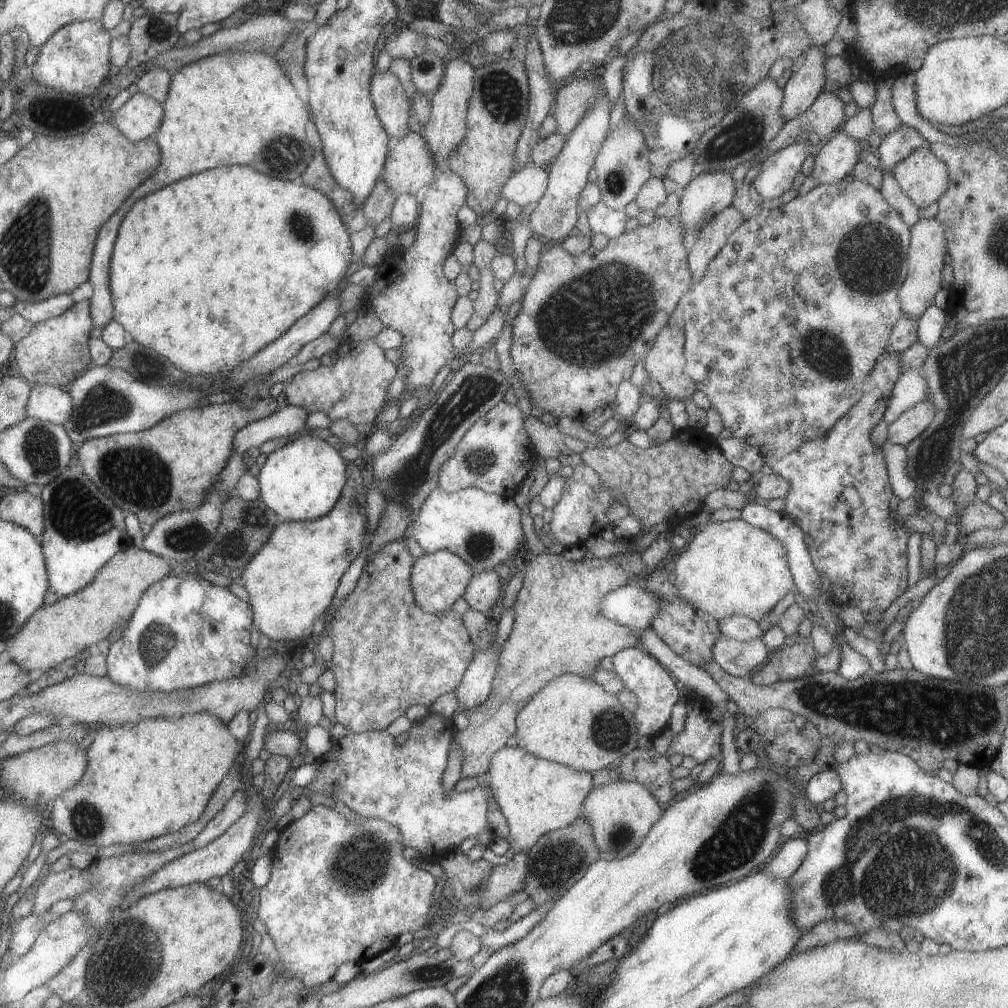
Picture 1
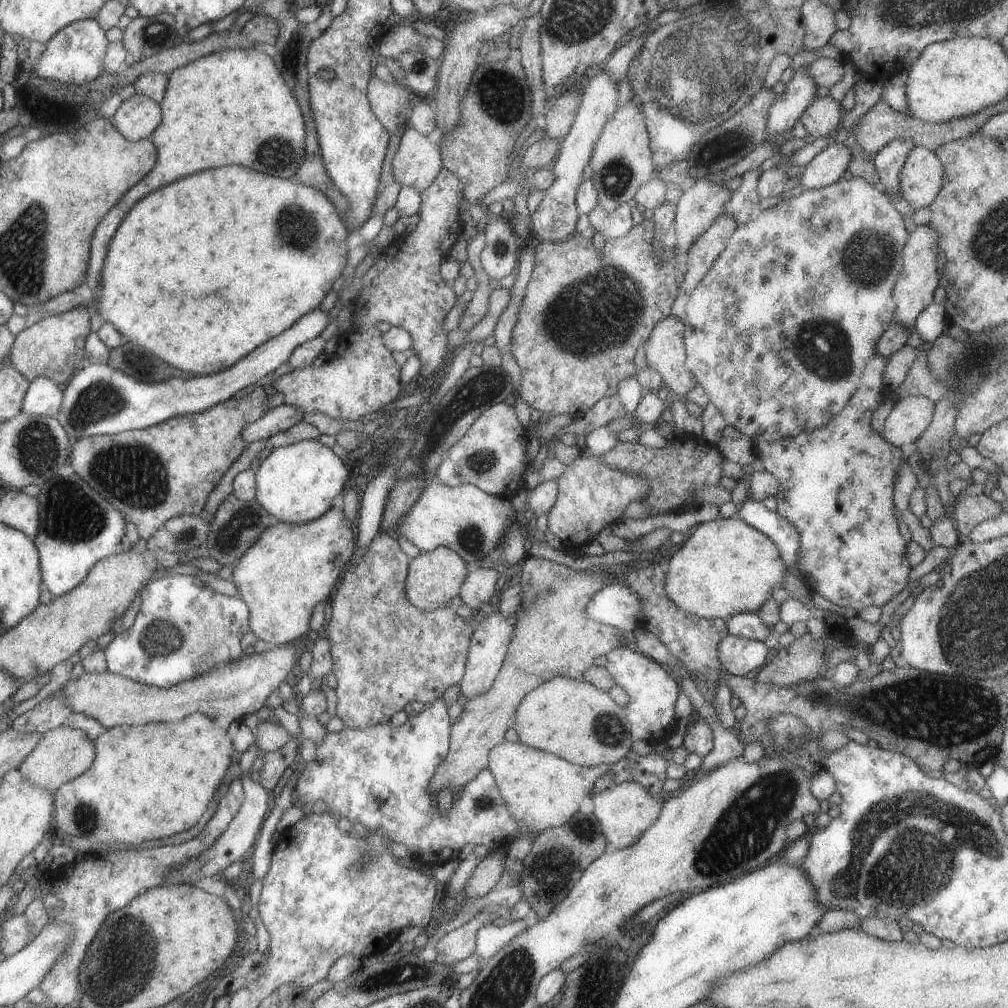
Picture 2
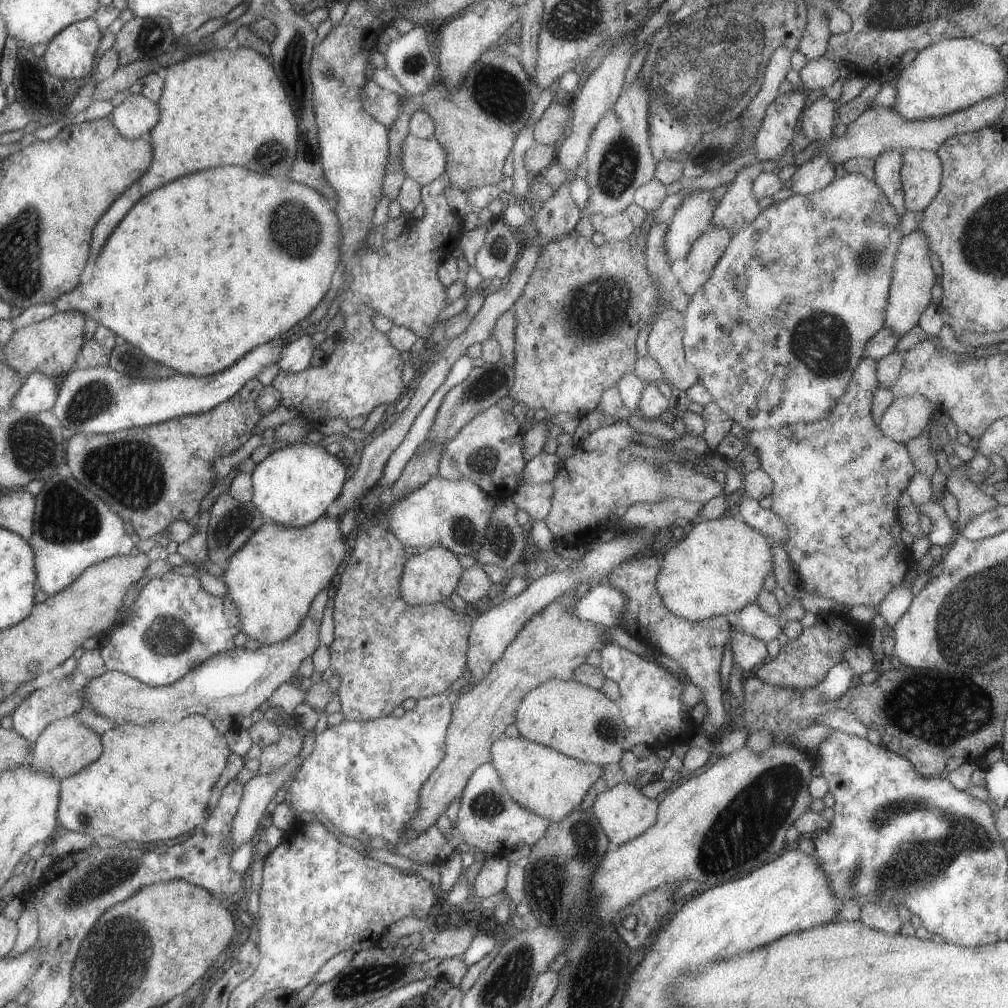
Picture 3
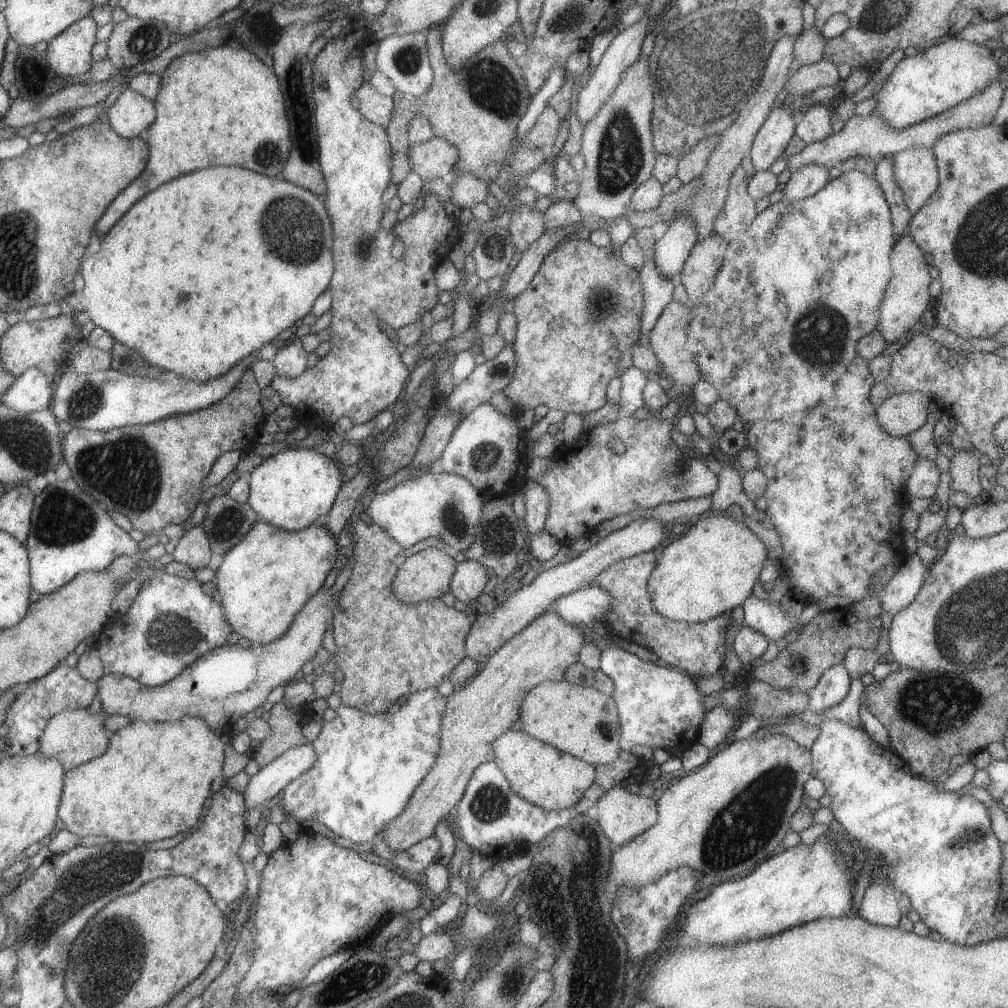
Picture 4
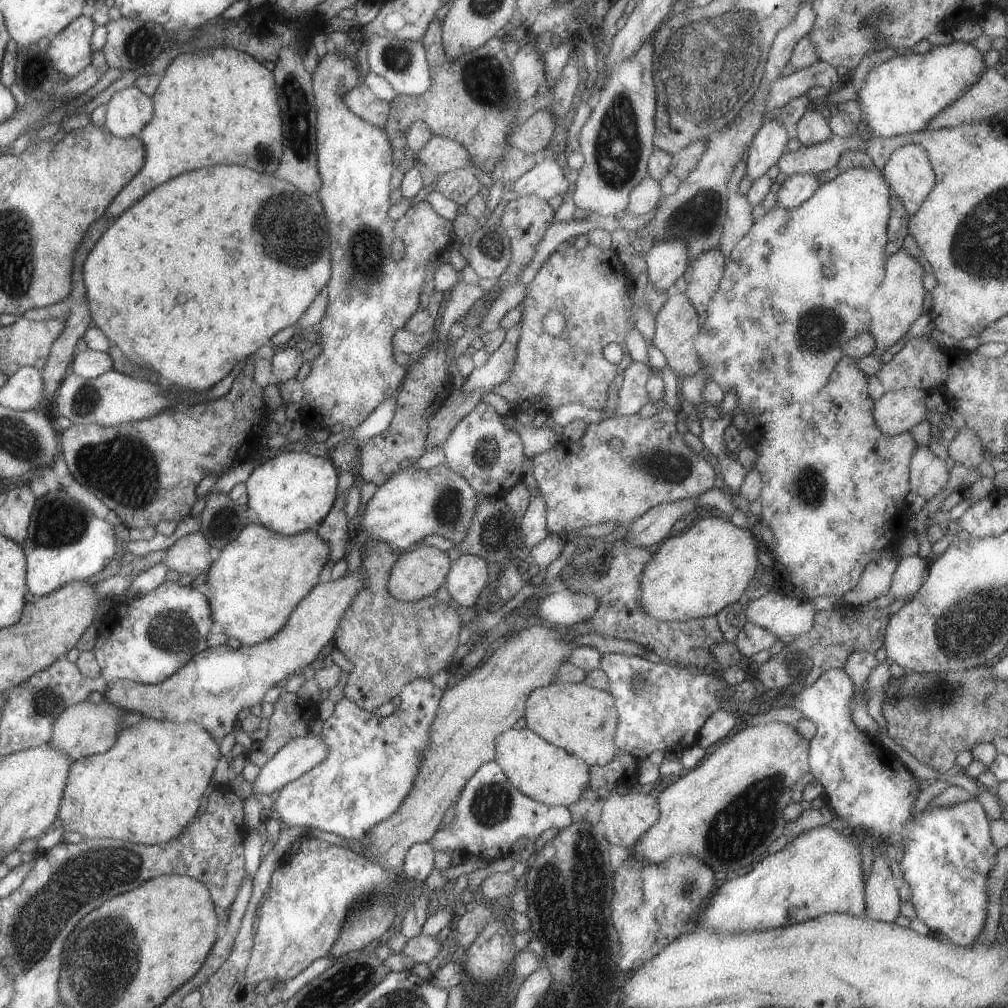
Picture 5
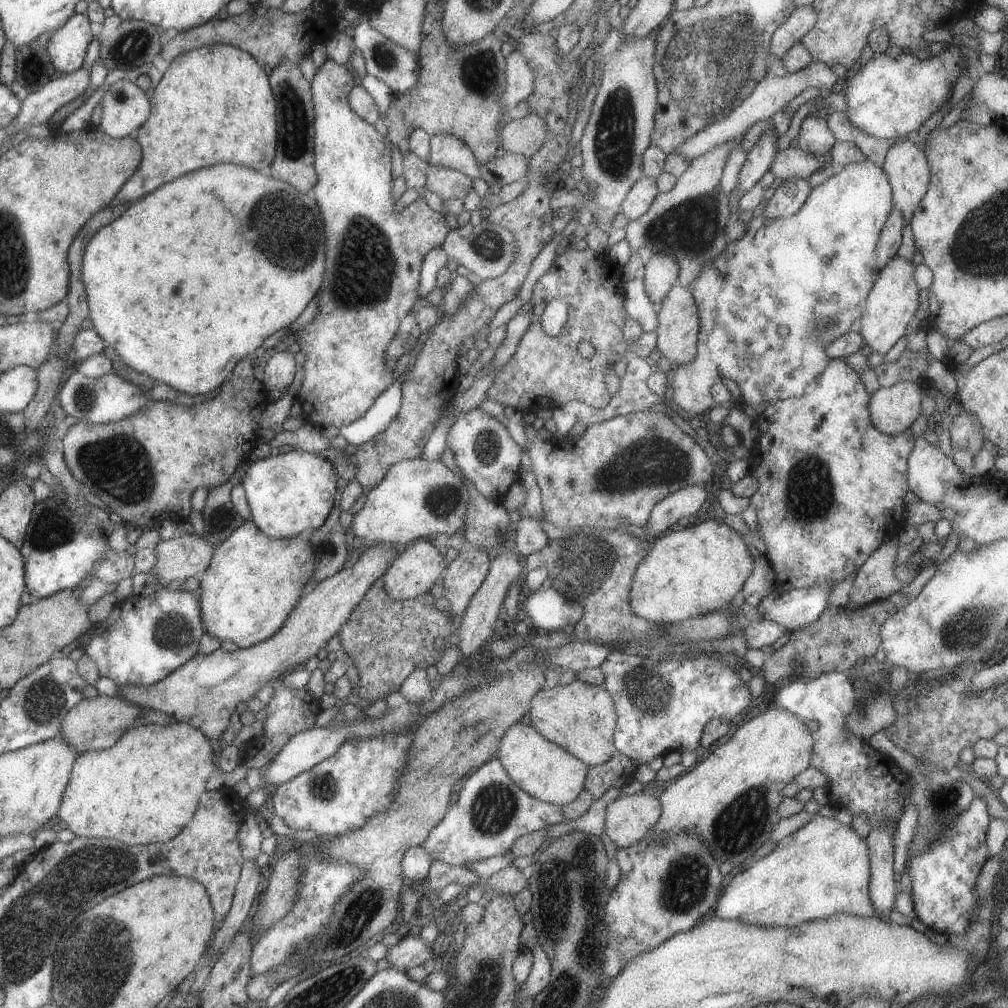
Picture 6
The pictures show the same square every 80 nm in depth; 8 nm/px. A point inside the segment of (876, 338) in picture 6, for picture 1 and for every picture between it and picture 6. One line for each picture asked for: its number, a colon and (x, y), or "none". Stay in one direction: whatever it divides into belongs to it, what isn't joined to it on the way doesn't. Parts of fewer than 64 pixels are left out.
1: (924, 261)
2: (913, 290)
3: (909, 293)
4: (906, 294)
5: (898, 300)

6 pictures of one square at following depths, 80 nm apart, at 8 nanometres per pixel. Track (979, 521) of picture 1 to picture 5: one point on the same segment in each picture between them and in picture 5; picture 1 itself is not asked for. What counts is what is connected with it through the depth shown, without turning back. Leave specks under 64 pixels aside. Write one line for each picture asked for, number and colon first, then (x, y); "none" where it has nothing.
2: (968, 511)
3: (971, 501)
4: (963, 469)
5: (965, 449)

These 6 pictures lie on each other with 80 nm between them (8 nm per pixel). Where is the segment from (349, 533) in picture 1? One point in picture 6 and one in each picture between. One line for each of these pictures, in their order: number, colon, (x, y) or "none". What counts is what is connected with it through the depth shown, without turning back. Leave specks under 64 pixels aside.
2: (290, 568)
3: (272, 579)
4: (265, 579)
5: (258, 579)
6: (253, 581)

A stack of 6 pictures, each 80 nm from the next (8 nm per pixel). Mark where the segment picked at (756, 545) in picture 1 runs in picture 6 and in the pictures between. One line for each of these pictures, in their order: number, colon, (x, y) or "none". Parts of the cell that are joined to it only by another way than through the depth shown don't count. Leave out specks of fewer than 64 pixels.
2: (726, 567)
3: (718, 566)
4: (712, 568)
5: (691, 576)
6: (686, 573)

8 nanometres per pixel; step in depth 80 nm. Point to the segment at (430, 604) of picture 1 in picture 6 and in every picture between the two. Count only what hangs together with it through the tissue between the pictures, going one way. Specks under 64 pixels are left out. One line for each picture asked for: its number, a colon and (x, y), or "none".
2: (432, 578)
3: (429, 577)
4: (424, 575)
5: (418, 572)
6: (419, 565)

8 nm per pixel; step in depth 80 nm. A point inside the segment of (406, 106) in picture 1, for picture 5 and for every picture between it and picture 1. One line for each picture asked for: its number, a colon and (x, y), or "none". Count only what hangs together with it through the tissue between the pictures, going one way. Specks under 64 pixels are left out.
2: (390, 102)
3: (383, 105)
4: (375, 107)
5: (361, 101)

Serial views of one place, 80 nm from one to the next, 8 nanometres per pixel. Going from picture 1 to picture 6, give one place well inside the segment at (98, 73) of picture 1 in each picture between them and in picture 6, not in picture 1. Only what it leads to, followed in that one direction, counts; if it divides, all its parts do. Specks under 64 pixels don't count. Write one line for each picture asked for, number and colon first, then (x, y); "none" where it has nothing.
2: (73, 55)
3: (69, 55)
4: (68, 54)
5: (69, 51)
6: (66, 47)

